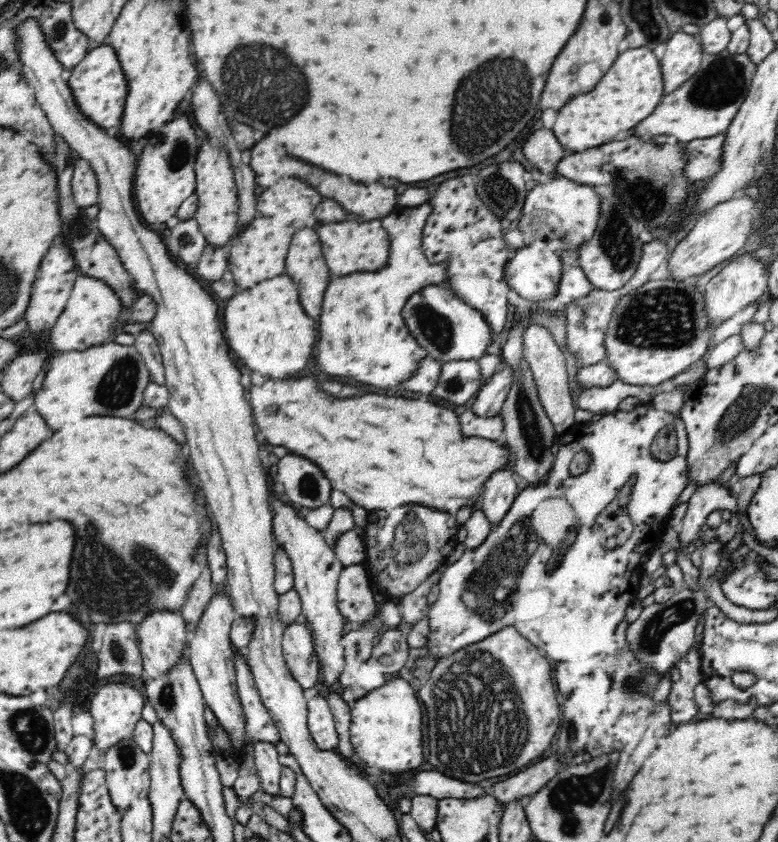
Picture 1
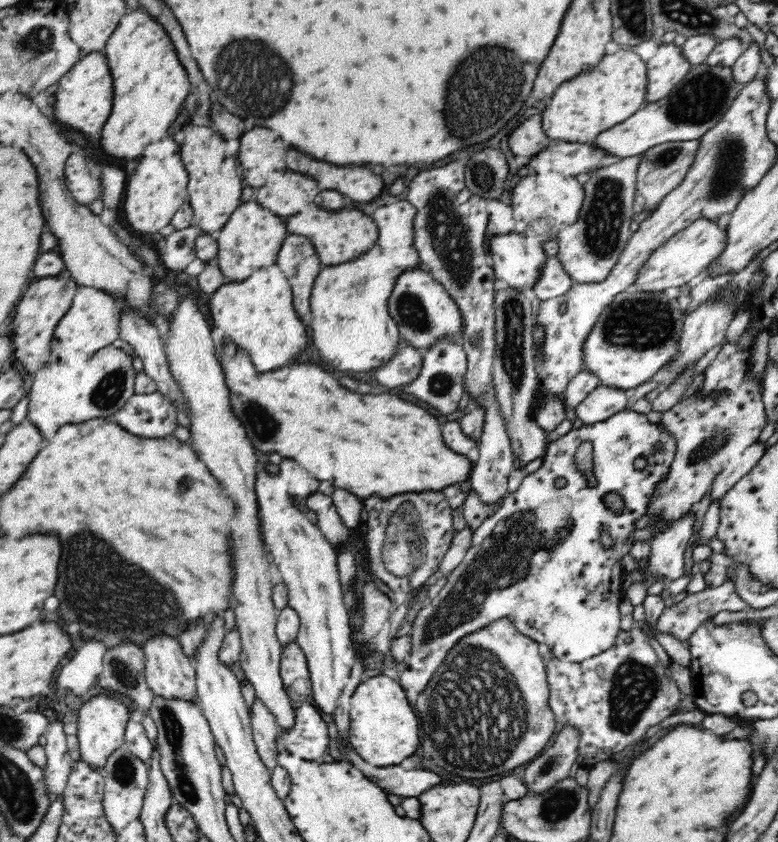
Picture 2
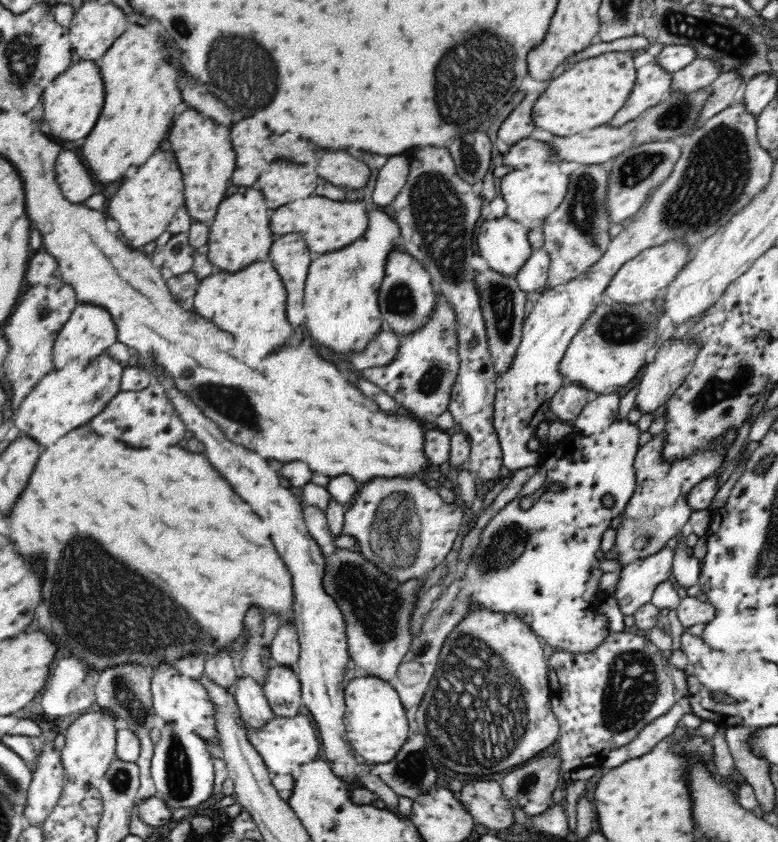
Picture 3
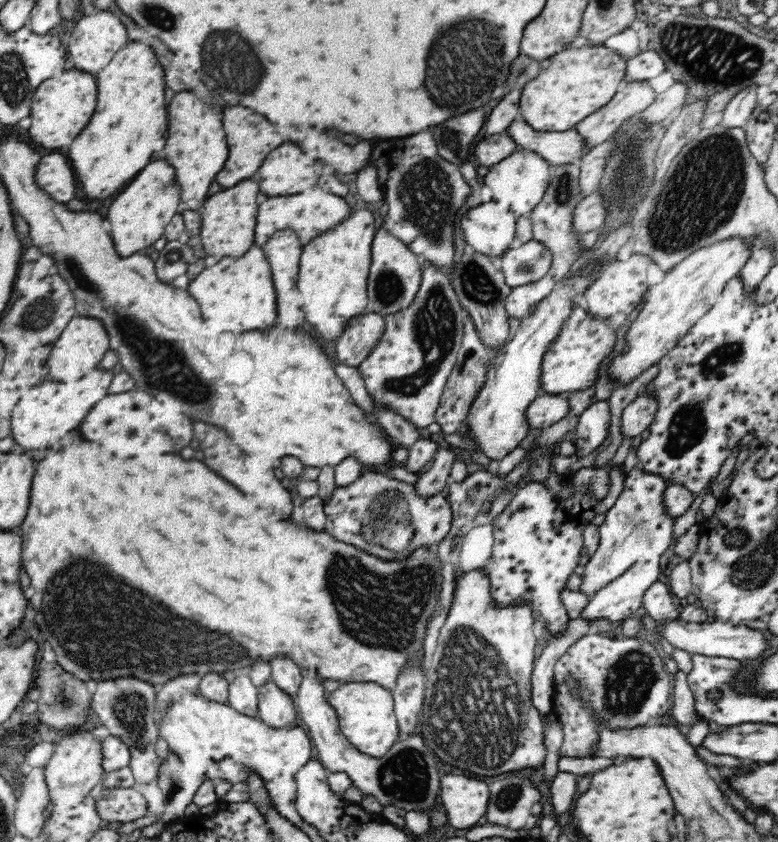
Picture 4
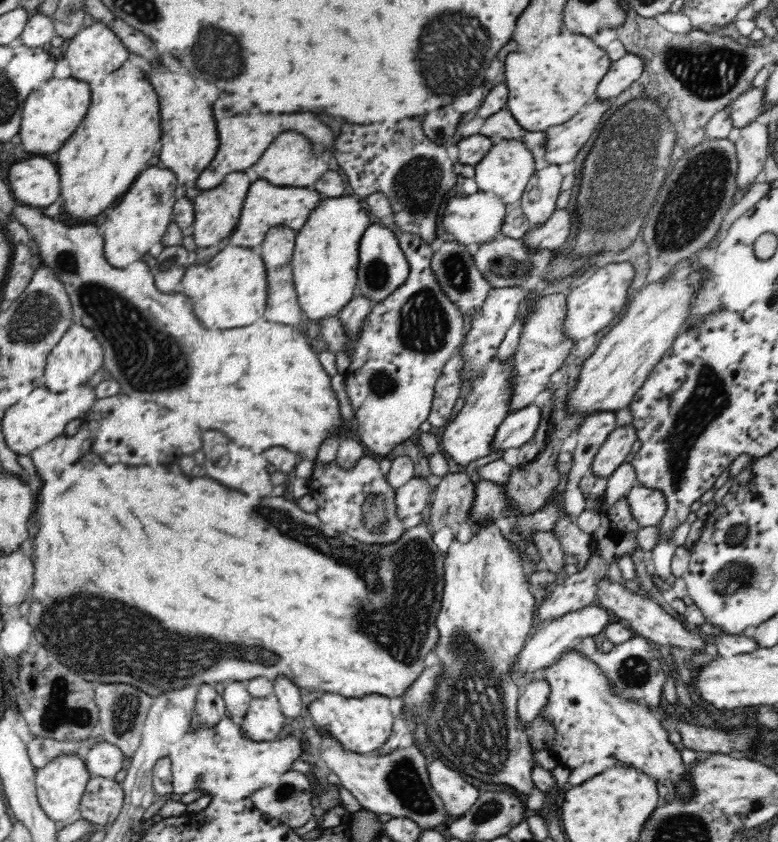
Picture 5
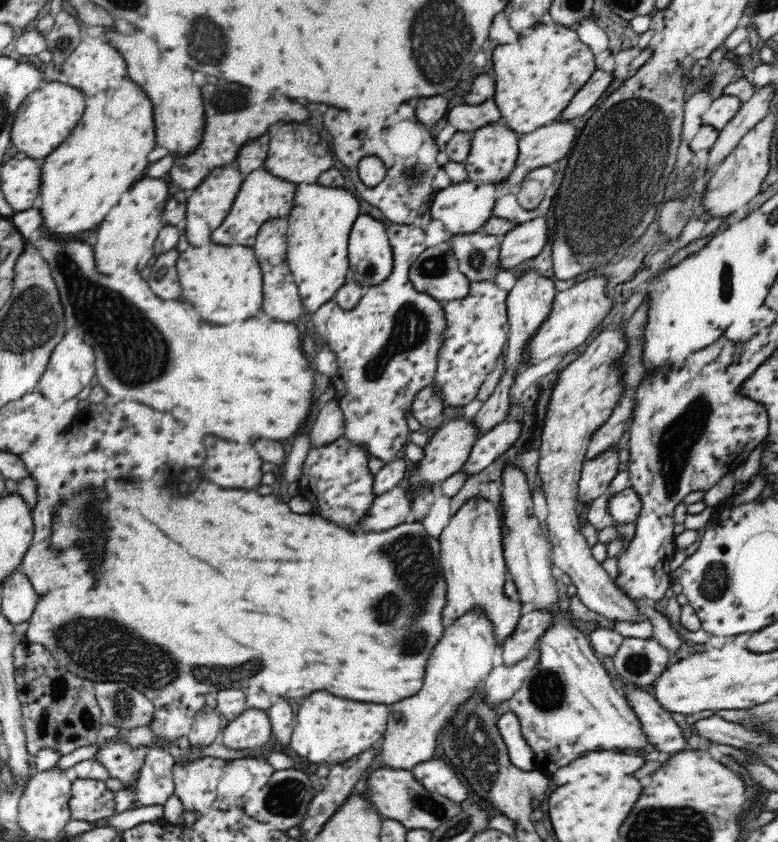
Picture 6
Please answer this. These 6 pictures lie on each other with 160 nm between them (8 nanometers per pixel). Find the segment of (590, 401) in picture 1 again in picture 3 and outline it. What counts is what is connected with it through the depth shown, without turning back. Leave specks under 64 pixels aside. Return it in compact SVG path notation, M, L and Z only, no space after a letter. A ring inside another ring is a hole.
M614 392L599 393L589 402L573 422L578 435L589 437L604 432L617 420L621 396Z

